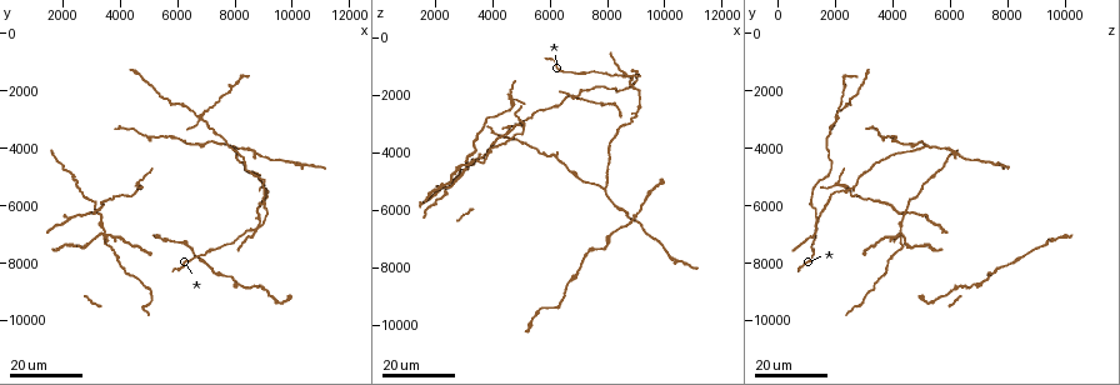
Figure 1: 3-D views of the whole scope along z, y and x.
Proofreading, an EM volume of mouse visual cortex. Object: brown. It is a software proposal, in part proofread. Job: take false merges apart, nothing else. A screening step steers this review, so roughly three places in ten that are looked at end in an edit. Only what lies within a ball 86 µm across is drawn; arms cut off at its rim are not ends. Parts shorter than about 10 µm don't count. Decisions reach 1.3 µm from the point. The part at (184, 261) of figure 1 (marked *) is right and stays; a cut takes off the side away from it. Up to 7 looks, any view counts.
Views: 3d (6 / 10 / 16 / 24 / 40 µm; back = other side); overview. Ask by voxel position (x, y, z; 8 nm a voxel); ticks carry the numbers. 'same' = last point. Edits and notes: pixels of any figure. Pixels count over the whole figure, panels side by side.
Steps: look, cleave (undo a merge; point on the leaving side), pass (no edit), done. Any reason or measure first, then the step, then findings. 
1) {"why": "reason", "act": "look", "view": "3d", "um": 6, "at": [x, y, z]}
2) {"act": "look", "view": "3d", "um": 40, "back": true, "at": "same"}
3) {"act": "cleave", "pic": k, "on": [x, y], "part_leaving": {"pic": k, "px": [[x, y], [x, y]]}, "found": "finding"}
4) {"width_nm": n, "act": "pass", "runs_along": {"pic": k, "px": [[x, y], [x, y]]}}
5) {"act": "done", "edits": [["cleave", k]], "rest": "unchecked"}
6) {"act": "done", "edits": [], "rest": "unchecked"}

{"act": "look", "view": "3d", "um": 24, "at": [6800, 2900, 2100]}

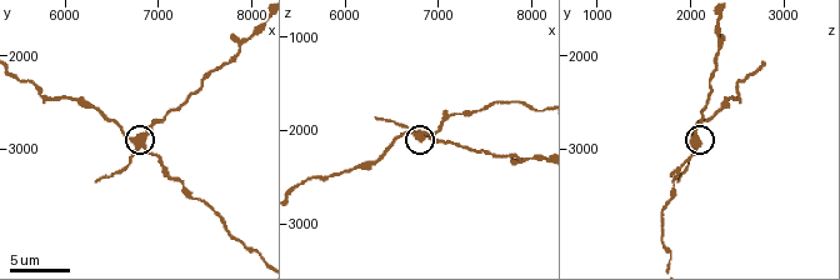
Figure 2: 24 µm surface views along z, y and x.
{"act": "look", "view": "3d", "um": 10, "at": [6750, 2900, 2050]}

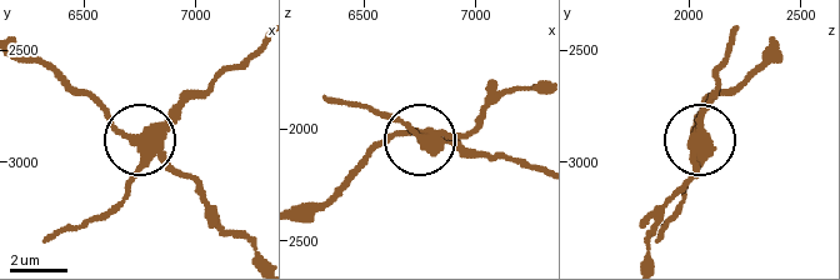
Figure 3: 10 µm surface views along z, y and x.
{"arms": 3, "act": "cleave", "pic": 3, "on": [133, 180], "part_leaving": {"pic": 3, "px": [[151, 140], [256, 49]]}, "found": "two neurons meet here"}

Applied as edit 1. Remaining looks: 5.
{"why": "four or more arms meet", "act": "look", "view": "3d", "um": 16, "at": [3500, 7000, 4300]}

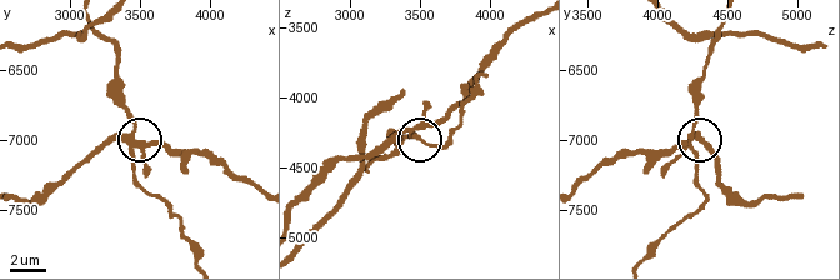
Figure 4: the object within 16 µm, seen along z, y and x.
{"act": "look", "view": "3d", "um": 10, "at": [3380, 6980, 4220]}

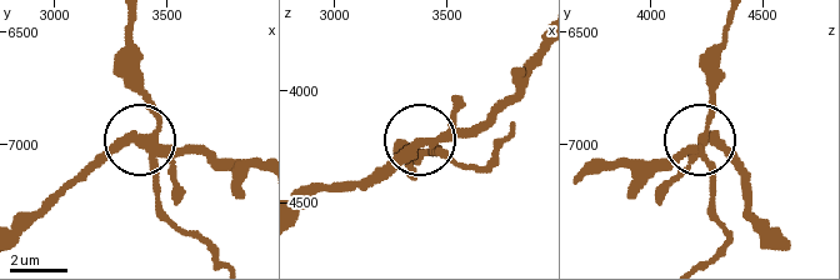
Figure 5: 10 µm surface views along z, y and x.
{"arms": 4, "act": "cleave", "pic": 5, "on": [118, 148], "part_leaving": {"pic": 5, "px": [[154, 146], [195, 146], [224, 160], [259, 160]]}, "found": "a second neuron is stuck on"}

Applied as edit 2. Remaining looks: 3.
{"why": "thick turns thin", "act": "look", "view": "3d", "um": 24, "at": [2400, 5100, 5300]}

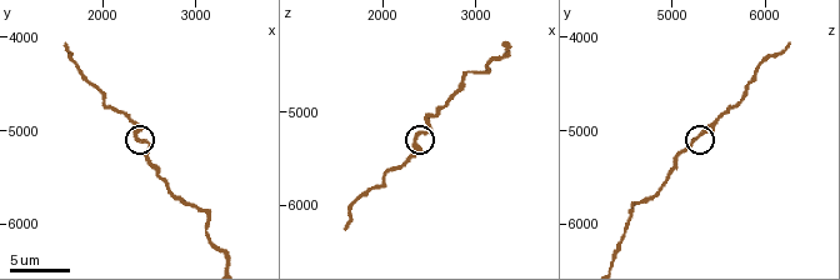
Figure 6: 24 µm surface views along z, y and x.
{"act": "look", "view": "3d", "um": 10, "at": [2350, 5100, 5250]}

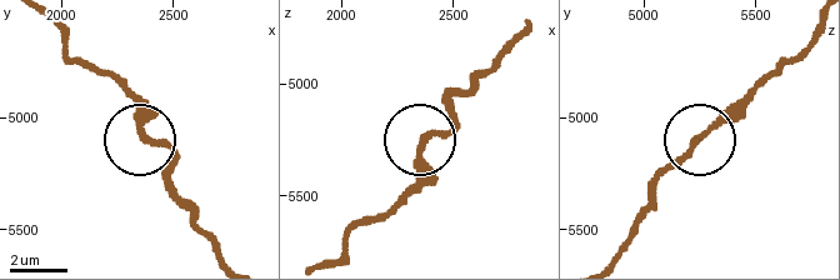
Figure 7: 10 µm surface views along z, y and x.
{"act": "look", "view": "3d", "um": 10, "back": true, "at": [2360, 5080, 5270]}

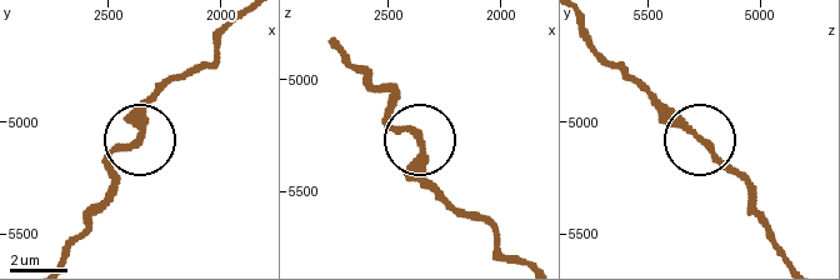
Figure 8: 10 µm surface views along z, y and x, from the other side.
{"act": "pass", "runs_along": {"pic": 8, "px": [[789, 256], [743, 178], [653, 94]]}, "found": "continuous, no second neuron"}

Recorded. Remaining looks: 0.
{"act": "done", "edits": [["cleave", 3], ["cleave", 5]], "rest": "unchecked"}

